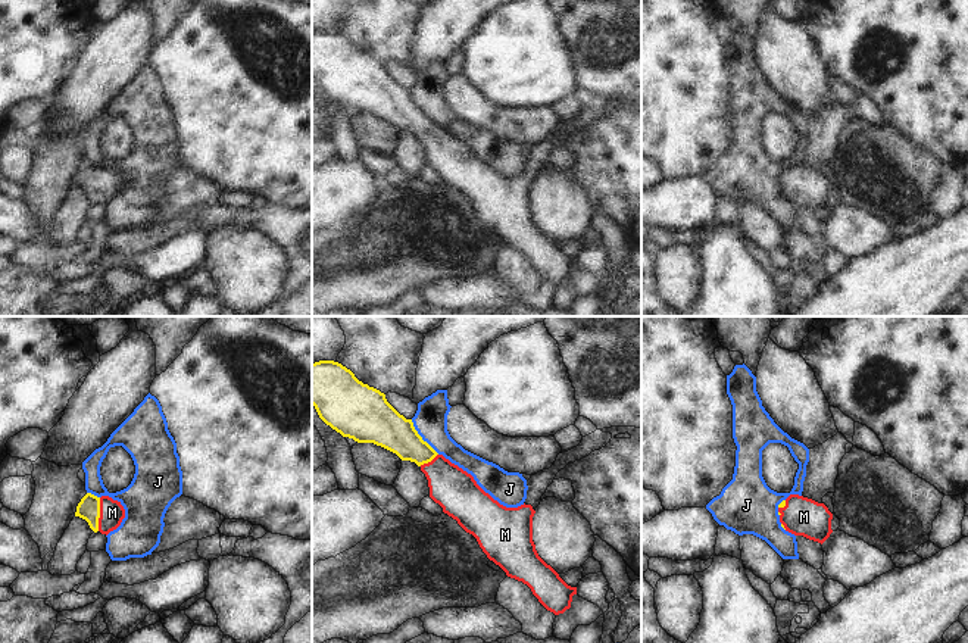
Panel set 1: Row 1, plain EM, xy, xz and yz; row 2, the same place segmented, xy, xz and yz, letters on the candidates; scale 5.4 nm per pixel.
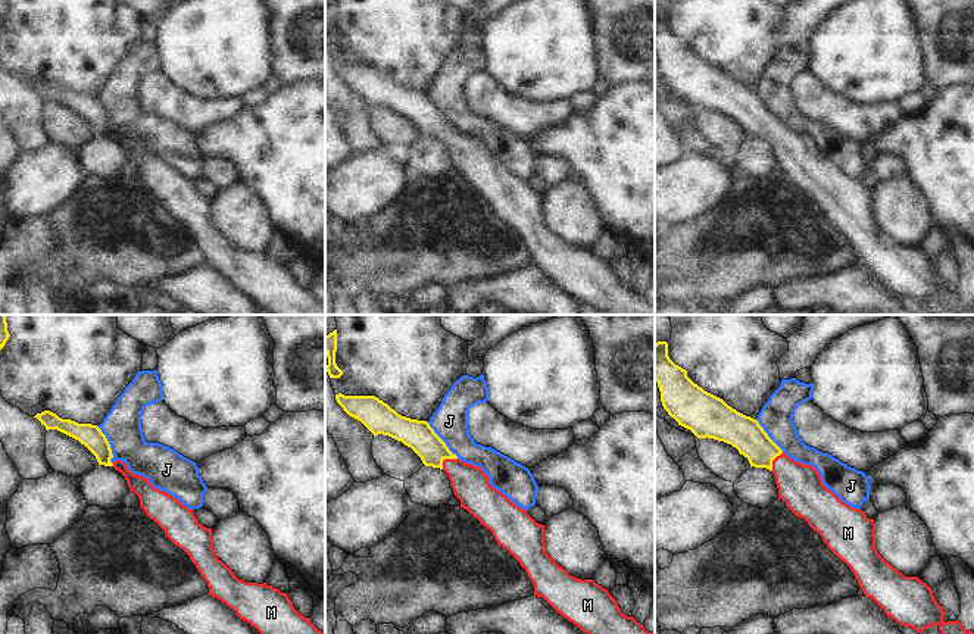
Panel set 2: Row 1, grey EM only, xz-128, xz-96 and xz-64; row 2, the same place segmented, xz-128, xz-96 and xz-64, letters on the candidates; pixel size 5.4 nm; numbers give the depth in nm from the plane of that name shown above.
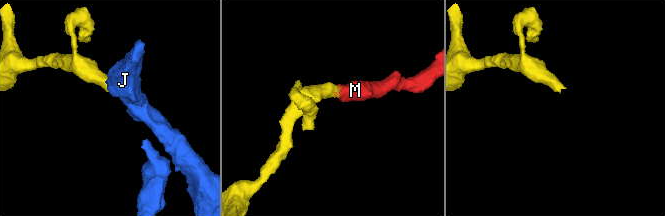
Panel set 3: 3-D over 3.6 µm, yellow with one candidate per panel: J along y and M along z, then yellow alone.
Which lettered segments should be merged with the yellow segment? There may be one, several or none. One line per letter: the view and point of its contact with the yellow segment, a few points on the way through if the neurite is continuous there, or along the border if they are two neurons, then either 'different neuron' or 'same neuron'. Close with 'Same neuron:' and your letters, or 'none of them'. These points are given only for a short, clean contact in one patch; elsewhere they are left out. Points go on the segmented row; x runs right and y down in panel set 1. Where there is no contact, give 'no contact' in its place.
J: meets yellow in xz at (421, 437); border along xz (411, 420), (417, 433), (439, 453); different neuron
M: meets yellow in xy at (99, 514); runs through xy (89, 508), (99, 514), (112, 512); same neuron
Same neuron: M

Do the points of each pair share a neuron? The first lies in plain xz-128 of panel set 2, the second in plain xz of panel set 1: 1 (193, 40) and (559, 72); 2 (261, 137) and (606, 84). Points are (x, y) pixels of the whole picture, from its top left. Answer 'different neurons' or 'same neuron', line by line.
1: same neuron
2: different neurons

